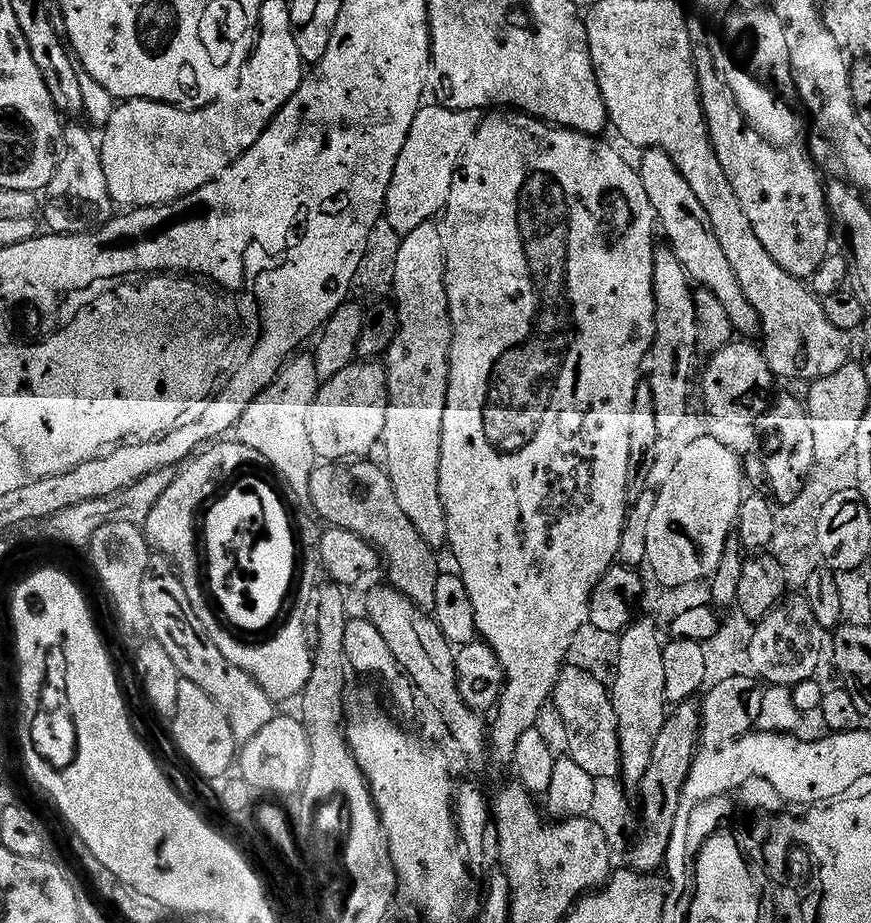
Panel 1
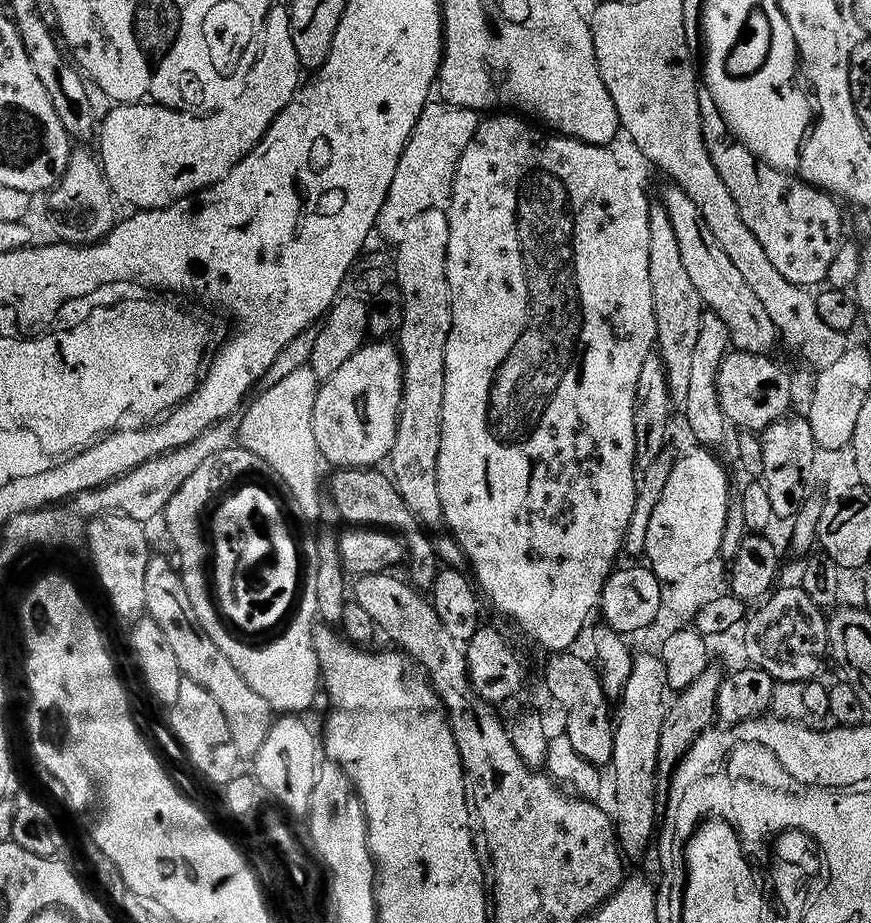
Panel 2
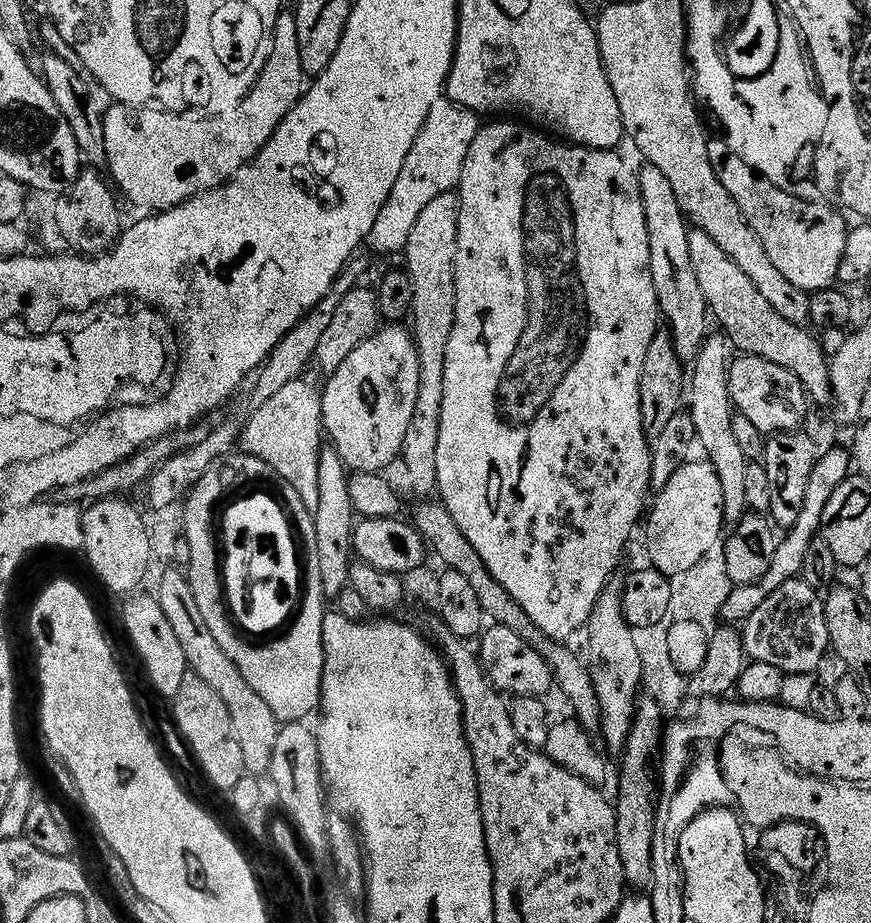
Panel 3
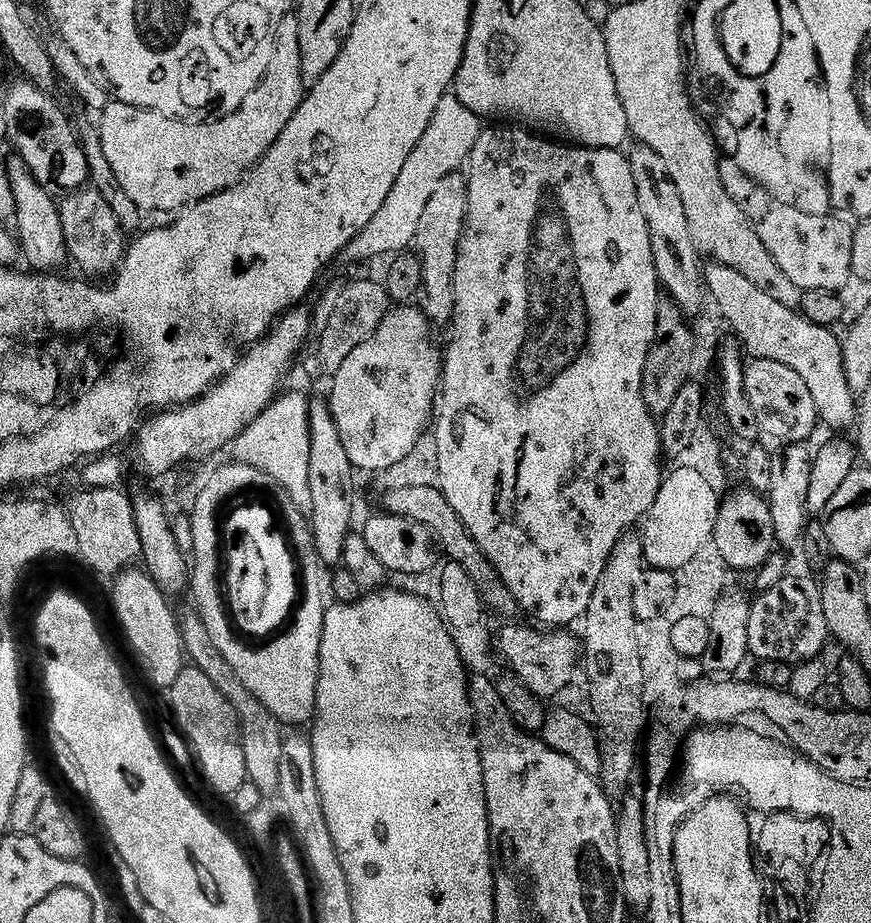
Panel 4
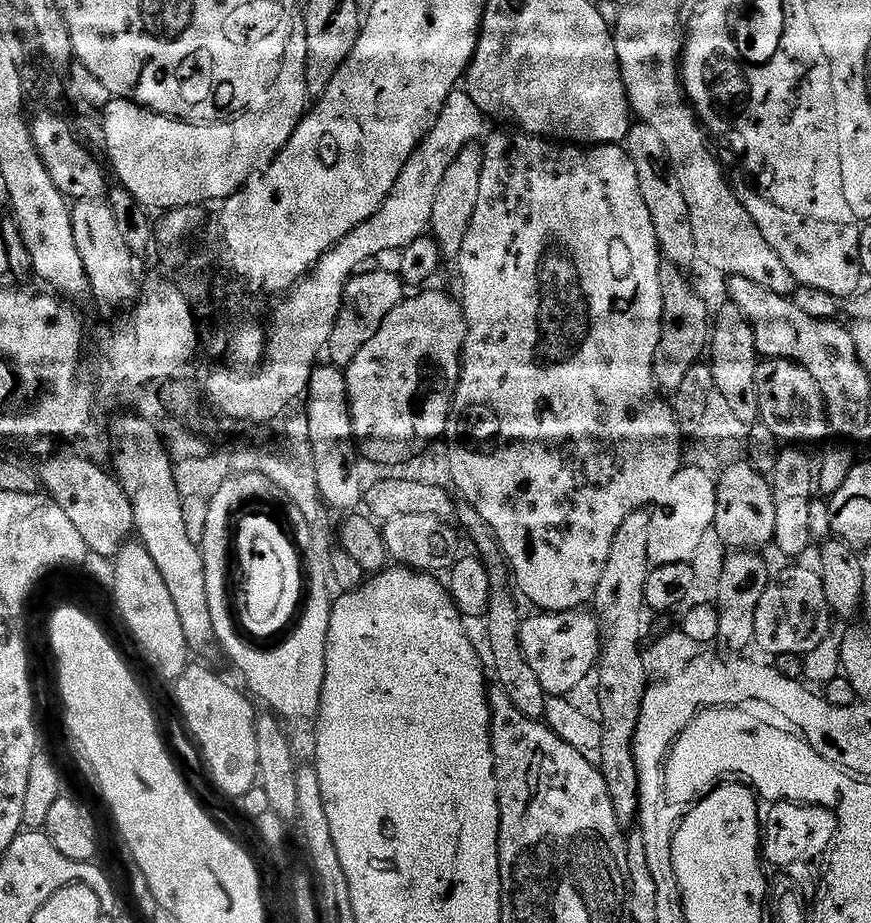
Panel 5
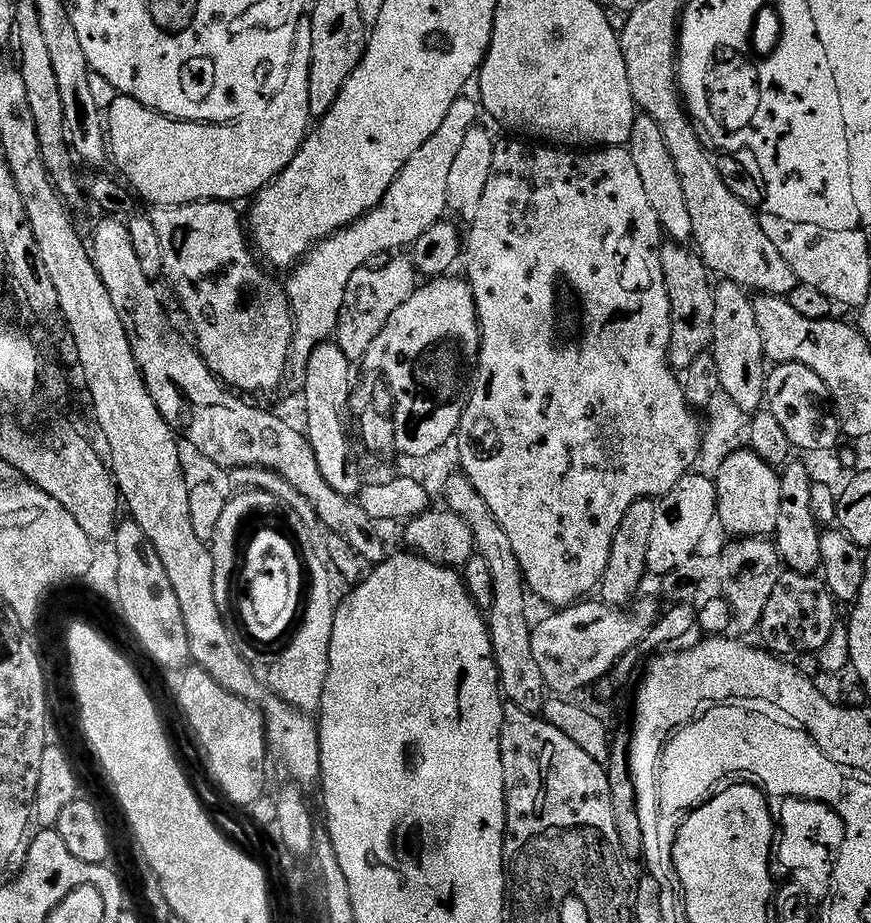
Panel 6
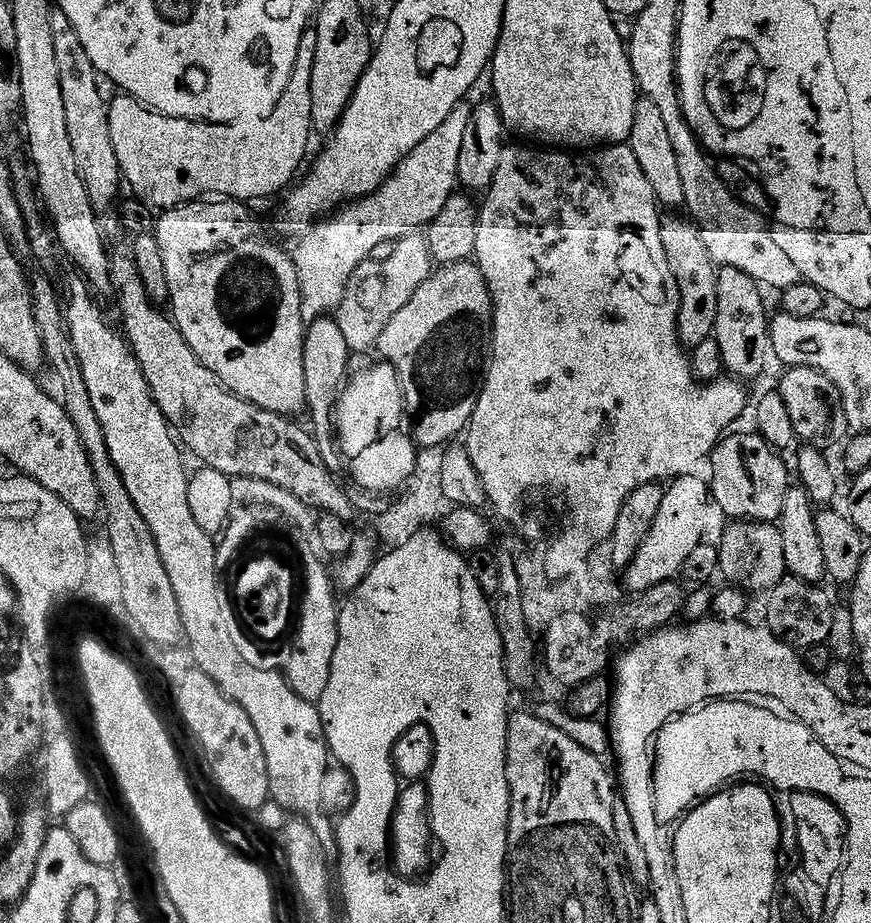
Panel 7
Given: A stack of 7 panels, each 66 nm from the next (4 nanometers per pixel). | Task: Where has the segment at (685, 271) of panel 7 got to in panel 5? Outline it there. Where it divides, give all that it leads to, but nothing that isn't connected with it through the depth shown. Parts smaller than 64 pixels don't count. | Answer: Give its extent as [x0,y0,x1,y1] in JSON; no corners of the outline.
[654,262,710,394]

